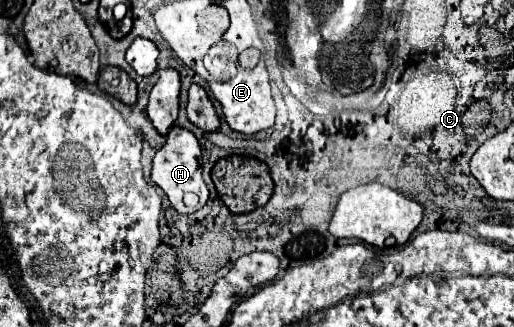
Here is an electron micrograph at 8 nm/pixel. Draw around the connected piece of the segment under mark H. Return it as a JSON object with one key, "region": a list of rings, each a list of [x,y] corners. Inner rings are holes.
{"region":[[[173,126],[165,138],[165,144],[157,150],[155,158],[153,158],[153,170],[151,170],[151,180],[167,194],[171,206],[179,212],[179,214],[193,214],[199,208],[205,206],[207,198],[209,198],[209,188],[203,180],[203,168],[201,168],[201,146],[195,138],[193,132],[181,128],[181,126]]]}

